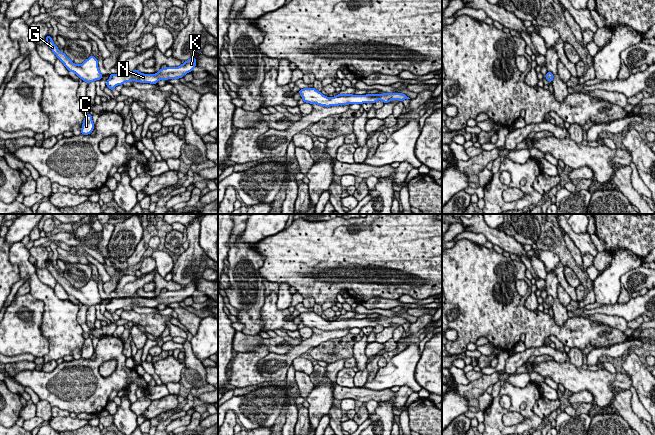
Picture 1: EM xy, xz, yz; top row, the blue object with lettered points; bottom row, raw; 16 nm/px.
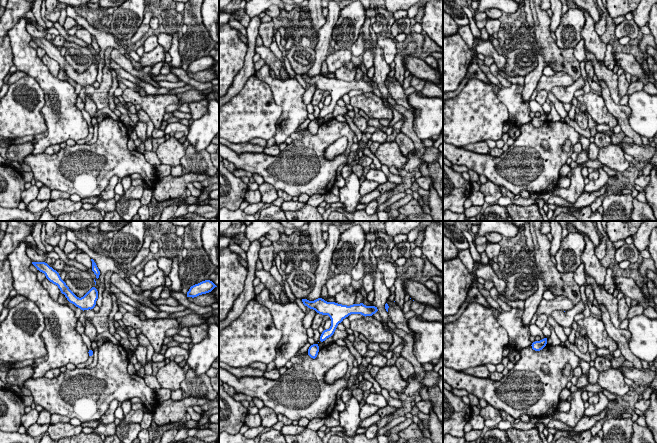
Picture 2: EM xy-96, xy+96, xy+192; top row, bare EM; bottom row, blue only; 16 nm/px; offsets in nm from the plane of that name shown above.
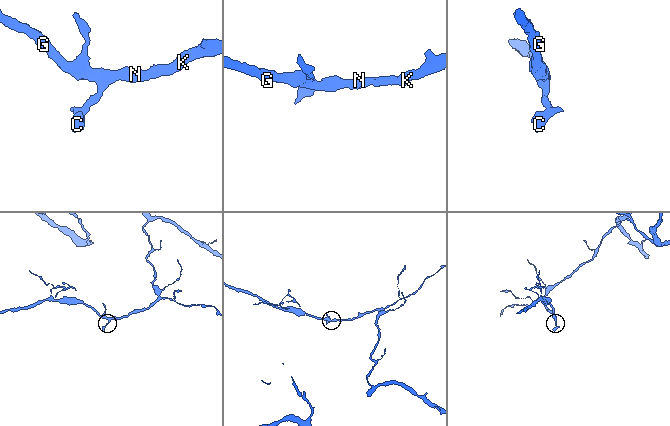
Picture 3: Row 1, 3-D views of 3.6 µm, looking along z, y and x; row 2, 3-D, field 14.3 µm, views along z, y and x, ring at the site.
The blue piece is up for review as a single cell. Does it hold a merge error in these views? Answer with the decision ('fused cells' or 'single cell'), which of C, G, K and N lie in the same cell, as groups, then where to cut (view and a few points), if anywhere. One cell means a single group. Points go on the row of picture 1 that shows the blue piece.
single cell; C G K N; no cut

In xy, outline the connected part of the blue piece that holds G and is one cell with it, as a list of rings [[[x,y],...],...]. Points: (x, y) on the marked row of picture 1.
[[[50,35],[46,36],[45,40],[46,44],[56,55],[56,58],[59,59],[64,64],[68,71],[75,73],[80,79],[82,79],[86,83],[101,80],[103,75],[99,70],[98,67],[99,60],[96,57],[90,55],[90,57],[86,59],[82,64],[77,65],[73,63],[72,60],[68,58],[64,52],[62,53],[58,49]]]

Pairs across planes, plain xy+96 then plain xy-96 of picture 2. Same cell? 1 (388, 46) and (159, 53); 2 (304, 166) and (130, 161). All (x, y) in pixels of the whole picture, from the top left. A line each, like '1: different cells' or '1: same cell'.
1: different cells
2: same cell

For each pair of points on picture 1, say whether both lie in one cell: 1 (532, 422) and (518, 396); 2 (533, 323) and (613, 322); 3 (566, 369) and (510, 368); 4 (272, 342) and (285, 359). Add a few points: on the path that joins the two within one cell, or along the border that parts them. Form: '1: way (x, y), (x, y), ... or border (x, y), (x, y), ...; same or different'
1: way (529, 415), (529, 404), (525, 400); same
2: border (580, 316), (597, 323), (604, 323), (618, 330); different
3: border (527, 360), (523, 364); different
4: border (301, 341), (284, 353), (275, 354), (270, 352); different

